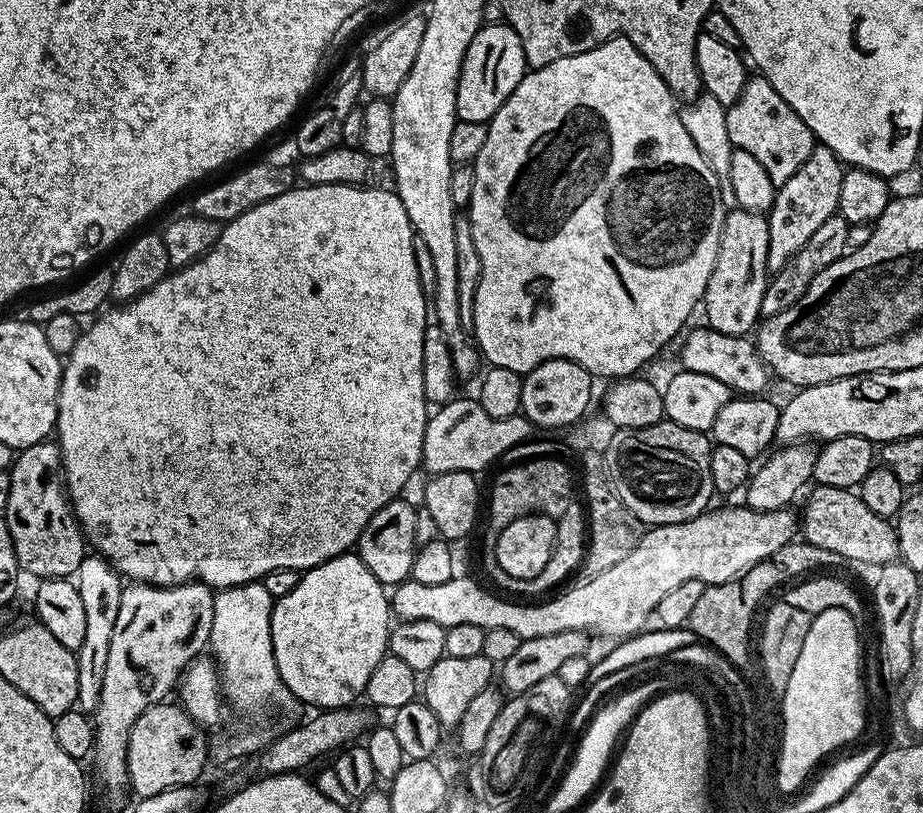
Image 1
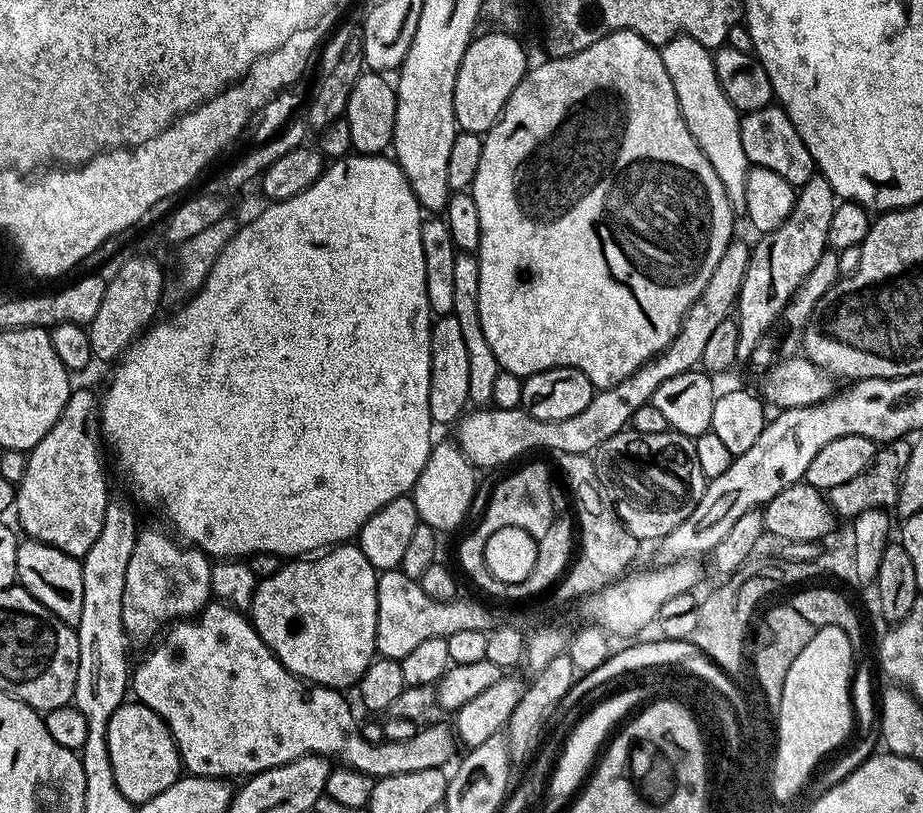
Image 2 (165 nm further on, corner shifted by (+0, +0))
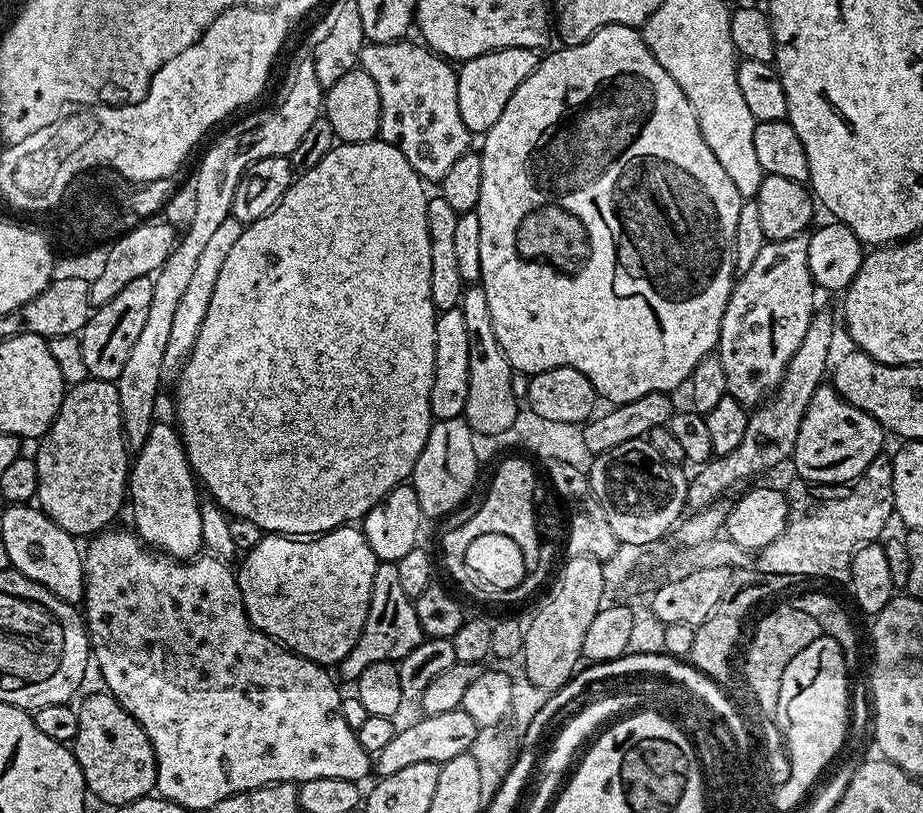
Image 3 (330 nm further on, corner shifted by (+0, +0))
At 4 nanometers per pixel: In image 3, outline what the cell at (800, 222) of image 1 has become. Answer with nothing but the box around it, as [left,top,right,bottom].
[718,234,814,406]

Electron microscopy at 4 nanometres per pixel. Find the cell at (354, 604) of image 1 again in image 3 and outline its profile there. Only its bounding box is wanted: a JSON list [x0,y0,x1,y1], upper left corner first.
[236,526,377,666]

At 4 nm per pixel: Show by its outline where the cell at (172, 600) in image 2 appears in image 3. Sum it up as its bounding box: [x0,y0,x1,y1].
[127,423,204,562]

